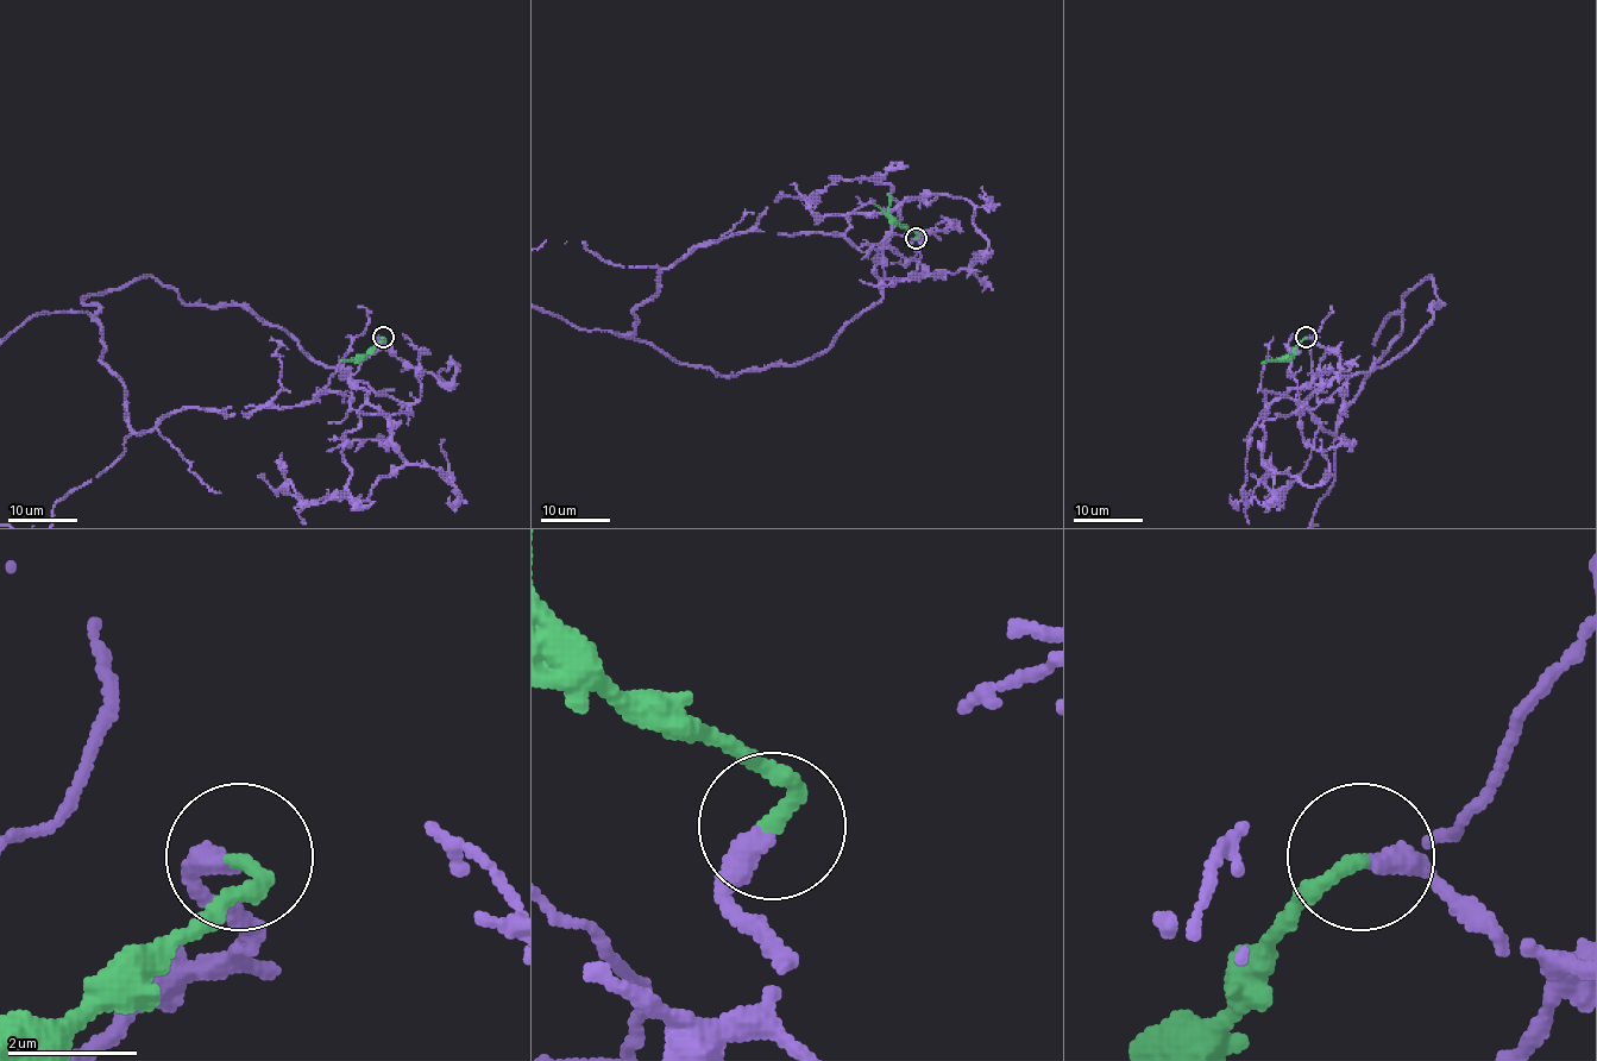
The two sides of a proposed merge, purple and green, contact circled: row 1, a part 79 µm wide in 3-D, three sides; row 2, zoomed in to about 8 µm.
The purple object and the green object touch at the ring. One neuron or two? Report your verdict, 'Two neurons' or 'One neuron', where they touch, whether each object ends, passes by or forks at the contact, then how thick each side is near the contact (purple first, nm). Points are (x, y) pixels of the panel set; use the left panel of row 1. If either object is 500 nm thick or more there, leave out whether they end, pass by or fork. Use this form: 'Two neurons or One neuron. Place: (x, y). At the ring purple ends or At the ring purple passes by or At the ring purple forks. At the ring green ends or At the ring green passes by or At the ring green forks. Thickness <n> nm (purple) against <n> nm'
One neuron. Place: (383, 337). At the ring purple ends. At the ring green ends. Thickness 360 nm (purple) against 240 nm

